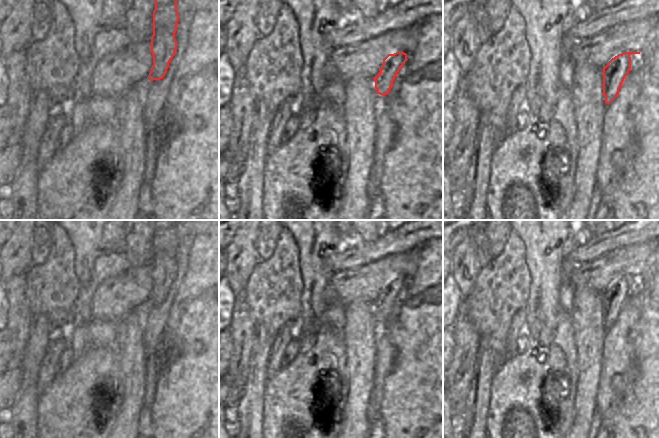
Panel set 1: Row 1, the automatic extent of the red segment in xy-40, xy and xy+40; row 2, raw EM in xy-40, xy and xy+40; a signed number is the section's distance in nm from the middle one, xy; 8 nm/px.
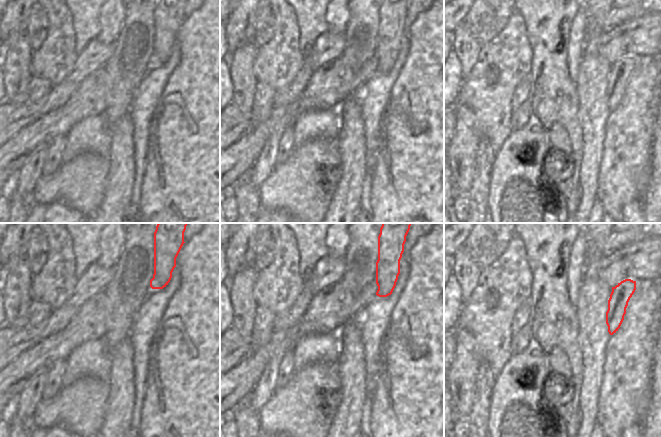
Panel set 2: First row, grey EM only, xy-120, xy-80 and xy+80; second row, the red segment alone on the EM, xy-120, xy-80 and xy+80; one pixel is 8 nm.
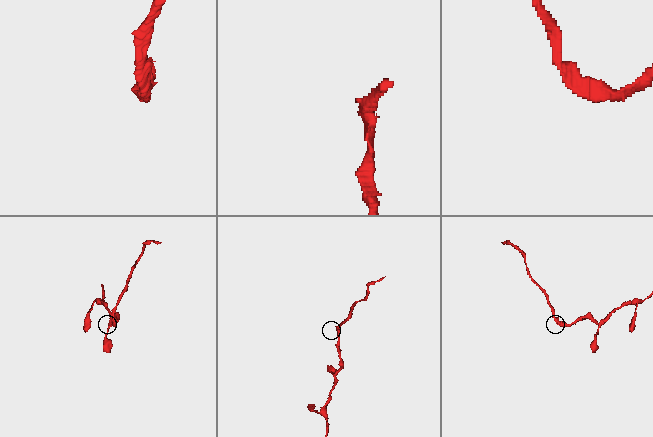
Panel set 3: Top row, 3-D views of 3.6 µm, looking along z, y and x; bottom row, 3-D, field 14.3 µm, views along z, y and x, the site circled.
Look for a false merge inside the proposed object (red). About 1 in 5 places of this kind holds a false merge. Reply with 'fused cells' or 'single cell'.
single cell

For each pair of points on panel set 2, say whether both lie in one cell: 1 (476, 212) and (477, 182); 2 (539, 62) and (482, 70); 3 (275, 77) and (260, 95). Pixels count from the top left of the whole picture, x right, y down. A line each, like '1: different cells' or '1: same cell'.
1: same cell
2: different cells
3: different cells

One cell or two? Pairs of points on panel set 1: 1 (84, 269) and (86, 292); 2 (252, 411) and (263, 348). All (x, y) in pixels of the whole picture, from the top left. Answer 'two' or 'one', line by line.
1: one
2: one

